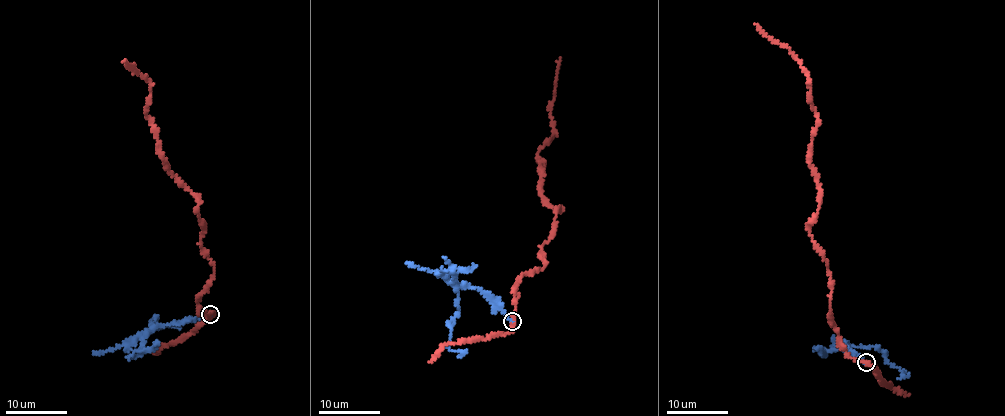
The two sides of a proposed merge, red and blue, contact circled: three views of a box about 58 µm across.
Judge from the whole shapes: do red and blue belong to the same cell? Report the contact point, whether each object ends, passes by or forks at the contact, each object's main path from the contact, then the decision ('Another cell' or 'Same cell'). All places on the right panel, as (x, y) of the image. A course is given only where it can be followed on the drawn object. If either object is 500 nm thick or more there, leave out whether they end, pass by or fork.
Place: (866, 362). At the ring red passes by. At the ring blue ends. Course of red: (865, 362), (842, 348), (828, 264), (808, 230), (821, 191), (809, 161), (817, 124), (810, 78), (755, 24). Course of blue: (865, 363), (845, 349), (846, 343), (847, 345), (875, 347), (890, 364), (904, 370), (904, 376), (910, 374). Another cell

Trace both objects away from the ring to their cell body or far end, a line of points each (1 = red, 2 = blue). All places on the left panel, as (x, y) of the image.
1: (209, 313), (198, 304), (213, 262), (202, 248), (197, 201), (162, 157), (146, 115), (149, 80), (124, 61)
2: (209, 315), (156, 326), (149, 331), (156, 318), (154, 321), (158, 327), (176, 326), (173, 322)

